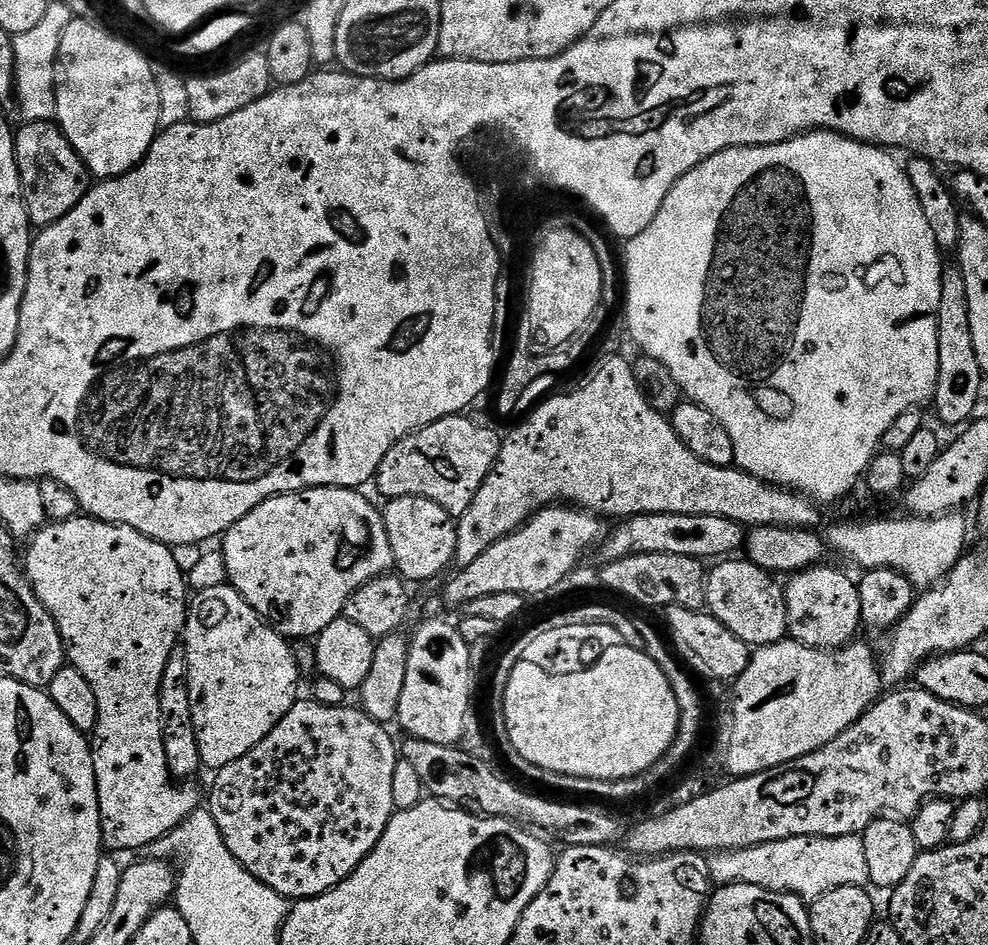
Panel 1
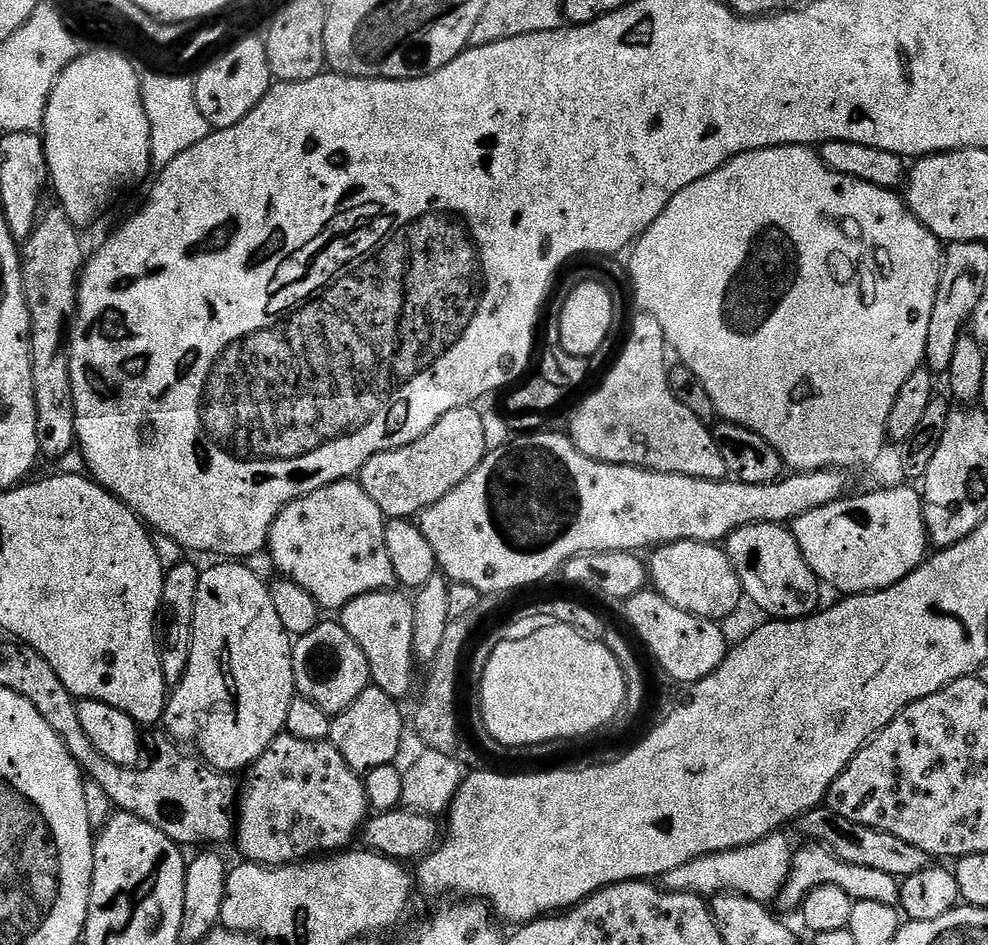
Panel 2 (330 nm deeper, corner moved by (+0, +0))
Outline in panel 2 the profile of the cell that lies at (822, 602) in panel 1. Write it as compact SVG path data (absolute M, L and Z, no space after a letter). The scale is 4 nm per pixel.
M751 524L728 535L726 551L740 579L740 591L756 608L778 620L803 620L821 607L820 580L806 566L791 527L783 524Z

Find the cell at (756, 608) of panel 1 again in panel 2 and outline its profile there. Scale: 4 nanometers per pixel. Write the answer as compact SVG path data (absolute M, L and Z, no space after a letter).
M680 540L676 544L663 545L651 553L650 584L655 591L674 602L678 610L686 610L707 620L724 622L742 604L740 579L730 562L727 551L715 544L695 544L692 540Z

